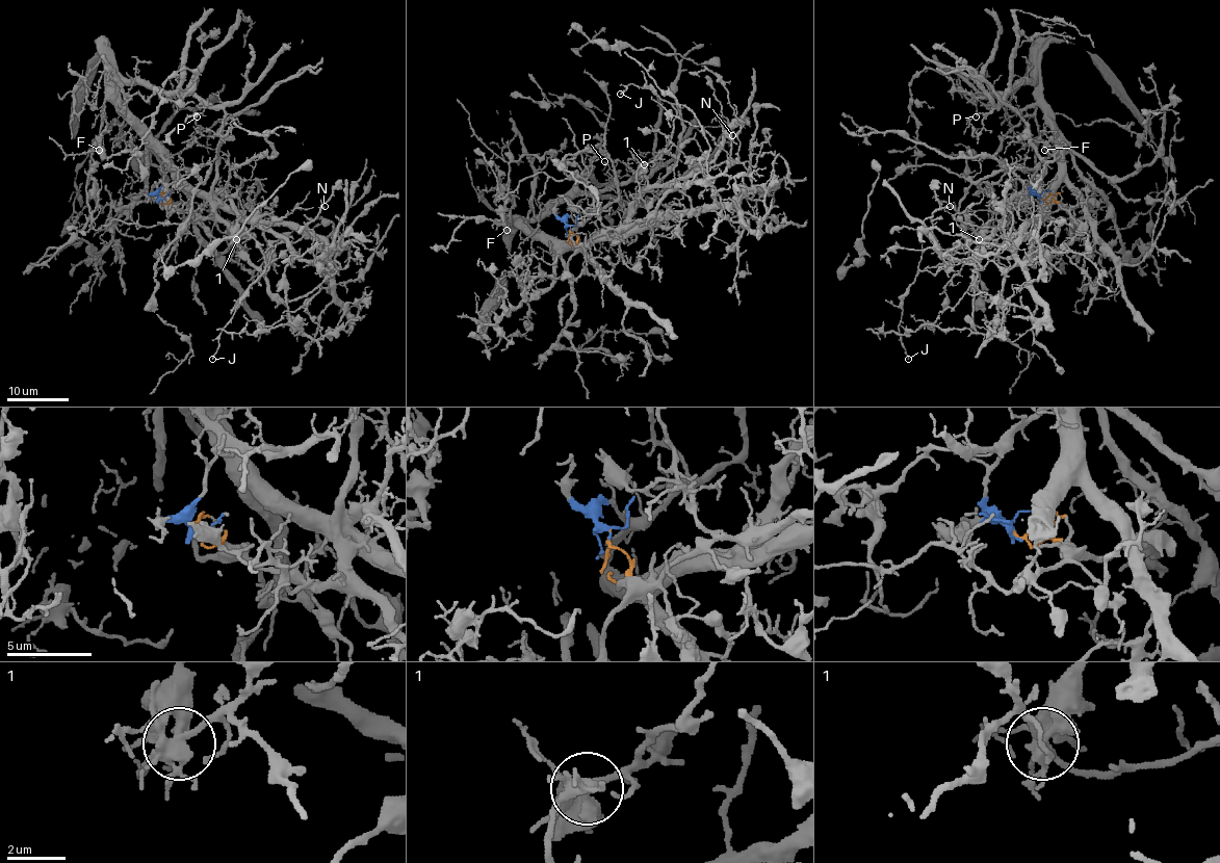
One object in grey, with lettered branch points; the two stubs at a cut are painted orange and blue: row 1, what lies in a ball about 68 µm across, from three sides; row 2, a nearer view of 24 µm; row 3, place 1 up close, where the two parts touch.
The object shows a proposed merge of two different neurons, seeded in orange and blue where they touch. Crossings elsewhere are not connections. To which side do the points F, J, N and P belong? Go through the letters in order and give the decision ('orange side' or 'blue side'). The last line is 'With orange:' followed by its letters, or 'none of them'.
F: blue side
J: orange side
N: orange side
P: blue side
With orange: J, N

